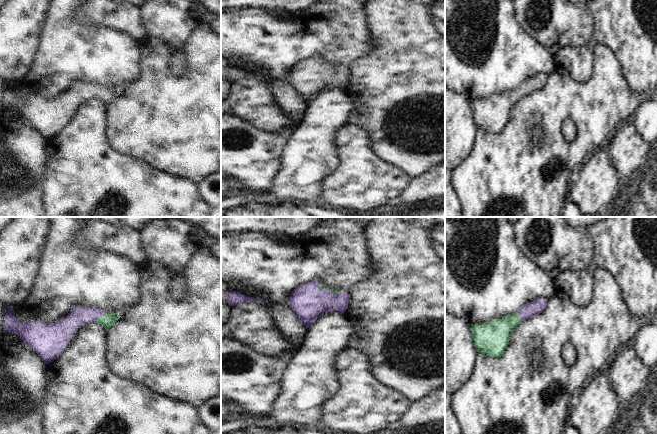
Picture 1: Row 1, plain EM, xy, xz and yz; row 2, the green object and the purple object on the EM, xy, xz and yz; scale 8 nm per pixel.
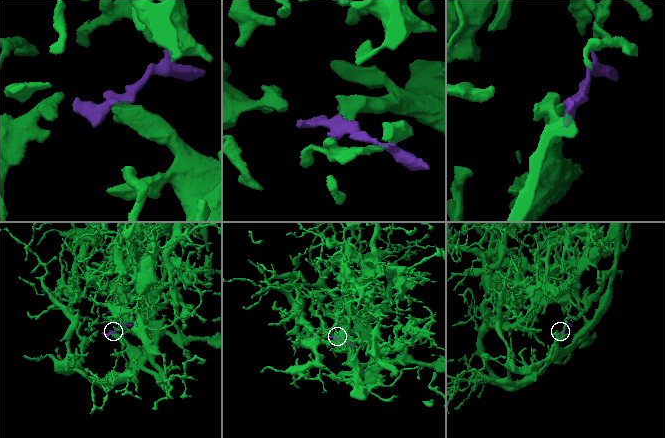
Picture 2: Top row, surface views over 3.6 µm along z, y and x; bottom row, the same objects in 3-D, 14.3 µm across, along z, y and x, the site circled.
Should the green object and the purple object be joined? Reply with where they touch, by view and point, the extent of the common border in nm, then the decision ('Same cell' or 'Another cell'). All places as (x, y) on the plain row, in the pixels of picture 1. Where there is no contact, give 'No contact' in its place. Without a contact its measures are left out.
Touches green at xy (101, 92). Shared border 130 nm. Same cell.

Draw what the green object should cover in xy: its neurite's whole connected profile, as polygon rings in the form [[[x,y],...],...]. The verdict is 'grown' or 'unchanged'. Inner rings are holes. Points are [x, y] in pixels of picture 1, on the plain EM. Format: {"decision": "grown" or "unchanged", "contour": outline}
{"decision": "grown", "contour": [[[8,82],[3,107],[18,111],[24,120],[33,125],[46,140],[49,140],[65,126],[69,115],[80,100],[97,98],[109,106],[118,95],[119,91],[114,88],[98,84],[74,83],[66,94],[52,100],[39,97],[20,99],[15,93],[13,82]]]}

